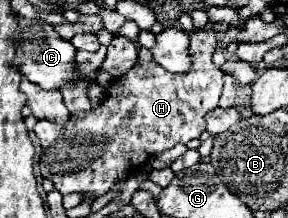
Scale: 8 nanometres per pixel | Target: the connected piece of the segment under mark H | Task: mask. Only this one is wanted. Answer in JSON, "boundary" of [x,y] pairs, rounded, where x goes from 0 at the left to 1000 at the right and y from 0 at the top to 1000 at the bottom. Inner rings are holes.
{"boundary":[[[691,133],[691,142],[670,142],[670,151],[663,151],[663,179],[656,179],[656,252],[663,252],[663,317],[656,317],[656,326],[642,326],[642,335],[587,335],[587,326],[573,326],[559,298],[545,298],[538,280],[517,280],[517,289],[497,289],[497,298],[469,298],[469,307],[455,307],[434,344],[406,353],[406,362],[385,381],[385,399],[372,408],[365,463],[358,463],[337,500],[316,500],[309,518],[267,518],[267,528],[260,528],[260,555],[253,555],[247,573],[205,583],[205,573],[184,573],[184,564],[170,564],[170,555],[156,555],[156,546],[149,546],[149,555],[128,555],[122,583],[115,583],[115,601],[122,601],[122,619],[135,628],[135,656],[142,656],[142,674],[149,674],[149,702],[142,702],[142,729],[135,729],[135,784],[142,784],[142,803],[149,803],[156,821],[177,821],[177,830],[191,839],[191,867],[212,876],[219,894],[260,885],[260,876],[267,876],[267,885],[281,885],[288,904],[309,904],[309,894],[316,894],[316,904],[337,904],[337,894],[372,885],[372,876],[392,858],[392,839],[399,839],[406,812],[448,803],[455,784],[469,784],[476,766],[490,766],[497,748],[510,748],[531,711],[566,702],[566,693],[594,683],[594,674],[615,665],[615,656],[656,656],[663,638],[684,638],[684,628],[712,601],[712,528],[719,528],[733,500],[760,491],[760,445],[767,445],[767,408],[774,408],[774,353],[781,353],[781,335],[774,335],[767,317],[753,317],[753,307],[740,298],[740,280],[733,280],[733,252],[740,252],[740,234],[747,234],[747,206],[753,206],[753,151],[747,151],[740,133]]]}

